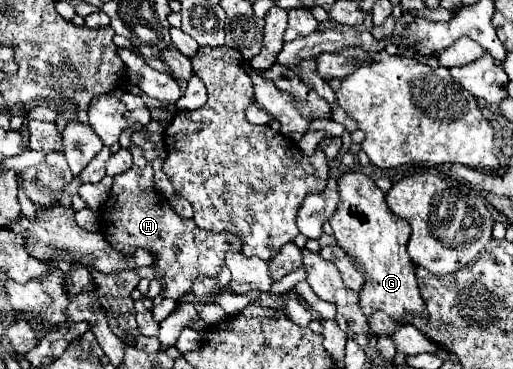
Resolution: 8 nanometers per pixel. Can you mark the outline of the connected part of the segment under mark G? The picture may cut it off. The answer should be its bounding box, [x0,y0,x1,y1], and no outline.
[331,172,427,318]

